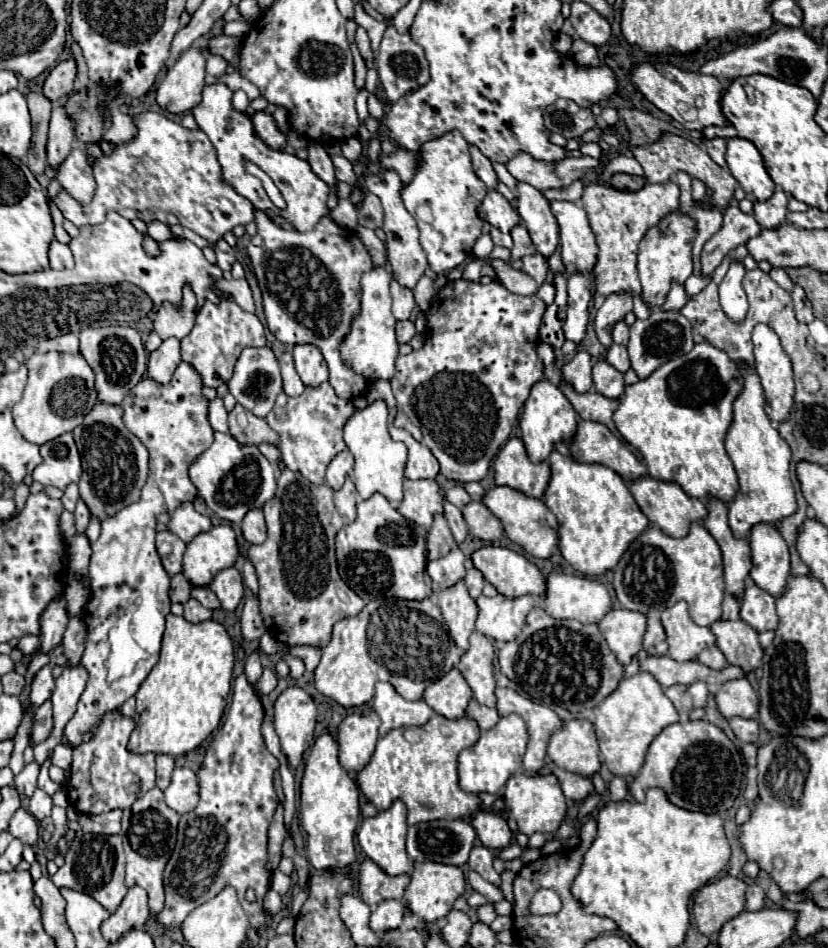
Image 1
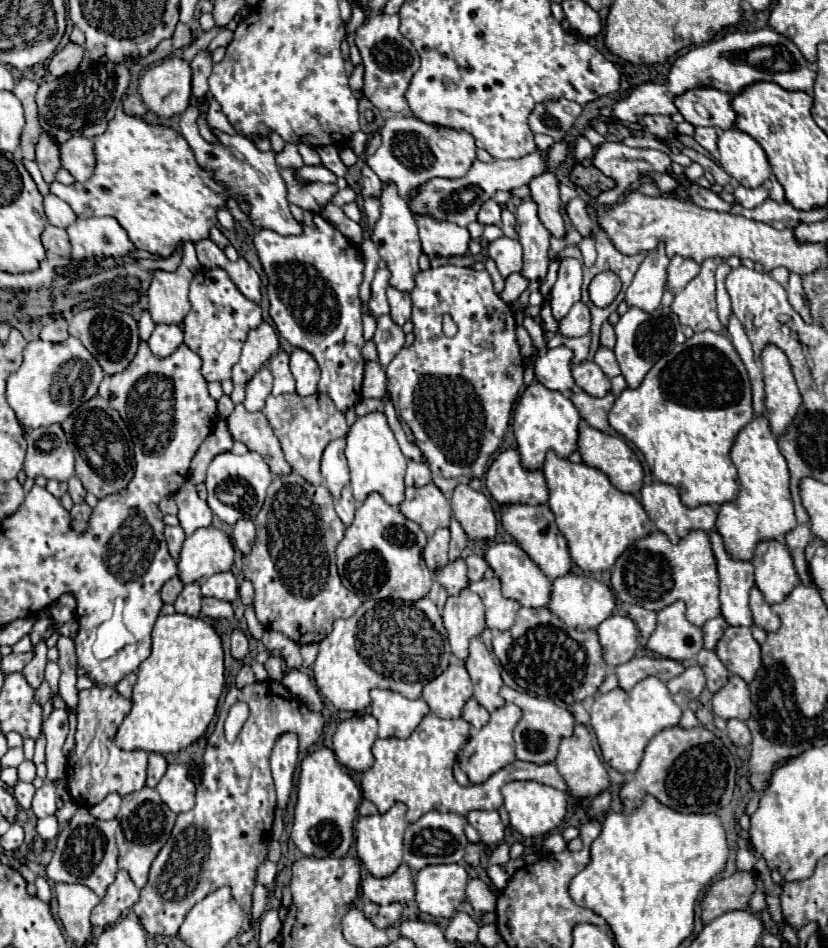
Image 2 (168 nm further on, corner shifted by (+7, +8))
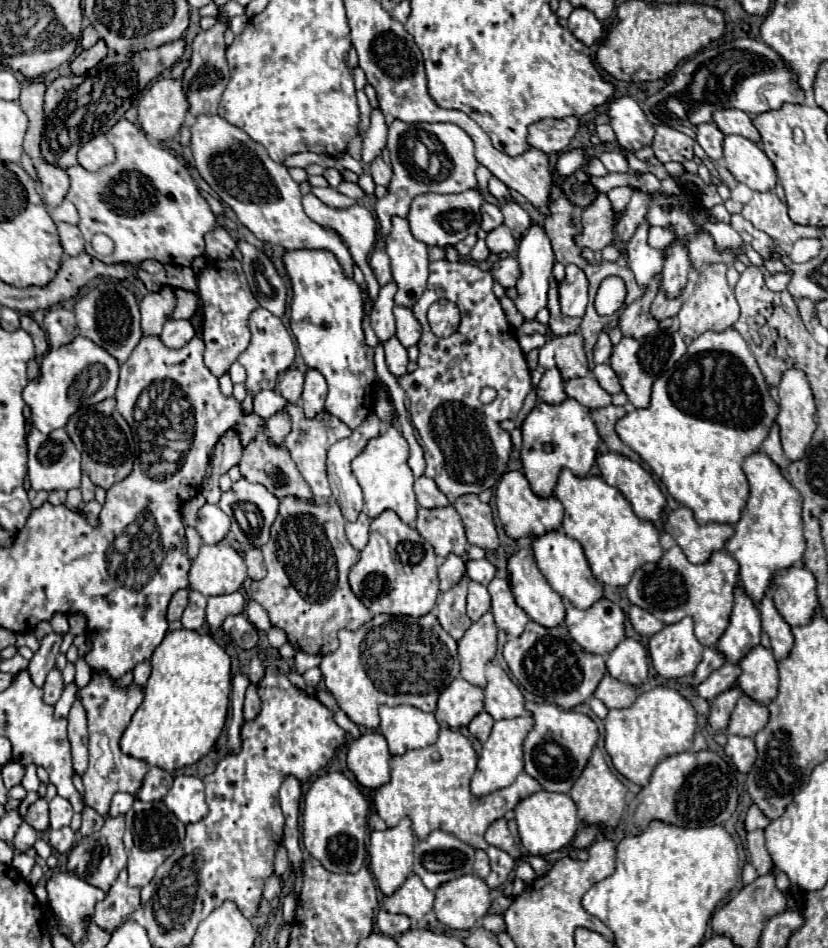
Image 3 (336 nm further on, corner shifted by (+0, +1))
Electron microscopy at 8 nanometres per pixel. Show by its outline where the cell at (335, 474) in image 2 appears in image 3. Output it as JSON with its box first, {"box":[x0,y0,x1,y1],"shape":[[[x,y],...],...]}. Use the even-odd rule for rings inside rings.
{"box":[327,412,381,522],"shape":[[[371,412],[371,414],[367,416],[367,420],[363,420],[363,422],[353,430],[353,434],[351,434],[349,438],[343,438],[343,440],[335,442],[335,444],[329,448],[329,452],[327,452],[327,476],[329,476],[329,482],[331,482],[333,498],[335,498],[337,506],[341,508],[345,520],[349,520],[349,522],[351,522],[351,520],[357,520],[359,512],[363,510],[363,492],[361,492],[361,486],[359,486],[359,482],[355,480],[355,476],[353,476],[353,472],[351,472],[351,460],[353,460],[355,456],[359,456],[359,452],[363,452],[363,448],[367,446],[367,440],[379,436],[379,432],[381,432],[379,426],[381,426],[379,416],[377,416],[375,412]]]}

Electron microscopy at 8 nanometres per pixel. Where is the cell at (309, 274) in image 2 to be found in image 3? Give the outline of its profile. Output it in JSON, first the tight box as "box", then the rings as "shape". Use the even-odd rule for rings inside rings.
{"box":[283,250,375,430],"shape":[[[291,250],[283,256],[285,268],[293,286],[291,300],[291,332],[297,338],[299,352],[307,364],[307,368],[317,370],[325,376],[329,394],[325,400],[325,410],[345,422],[351,430],[357,428],[371,412],[373,412],[373,394],[375,394],[375,364],[373,364],[373,348],[365,344],[361,318],[367,296],[361,292],[355,280],[347,278],[337,258],[327,250]]]}

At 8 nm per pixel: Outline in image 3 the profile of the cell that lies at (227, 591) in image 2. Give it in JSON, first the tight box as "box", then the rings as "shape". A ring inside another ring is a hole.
{"box":[207,592,245,628],"shape":[[[239,592],[225,596],[211,596],[207,604],[207,624],[219,628],[227,616],[241,614],[245,610],[245,598]]]}

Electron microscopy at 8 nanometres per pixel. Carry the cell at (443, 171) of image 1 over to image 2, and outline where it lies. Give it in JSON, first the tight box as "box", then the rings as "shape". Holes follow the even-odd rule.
{"box":[414,213,470,259],"shape":[[[416,213],[414,219],[420,231],[422,251],[430,259],[468,253],[468,245],[470,245],[468,229],[450,221],[436,221],[432,215],[426,215],[426,213],[424,215]]]}

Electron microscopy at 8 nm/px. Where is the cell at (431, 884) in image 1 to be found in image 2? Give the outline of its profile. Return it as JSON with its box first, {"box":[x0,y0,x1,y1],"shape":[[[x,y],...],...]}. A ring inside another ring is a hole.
{"box":[414,865,468,917],"shape":[[[426,865],[414,875],[416,903],[432,917],[452,917],[464,901],[468,873],[462,865]]]}

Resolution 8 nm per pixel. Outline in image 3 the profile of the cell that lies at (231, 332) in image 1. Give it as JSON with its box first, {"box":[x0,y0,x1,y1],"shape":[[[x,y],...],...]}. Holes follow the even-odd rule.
{"box":[197,258,259,376],"shape":[[[235,258],[209,262],[197,276],[199,296],[203,304],[203,340],[205,340],[205,364],[215,376],[221,376],[237,360],[237,356],[249,346],[249,328],[247,318],[259,306],[255,296],[249,290],[241,262]]]}

